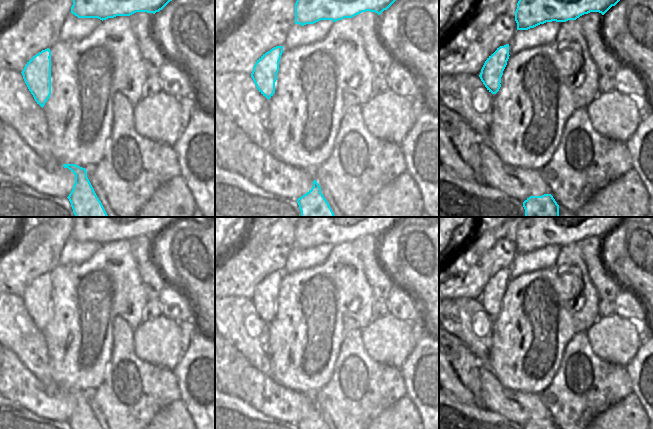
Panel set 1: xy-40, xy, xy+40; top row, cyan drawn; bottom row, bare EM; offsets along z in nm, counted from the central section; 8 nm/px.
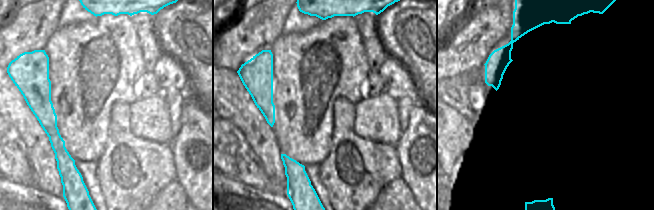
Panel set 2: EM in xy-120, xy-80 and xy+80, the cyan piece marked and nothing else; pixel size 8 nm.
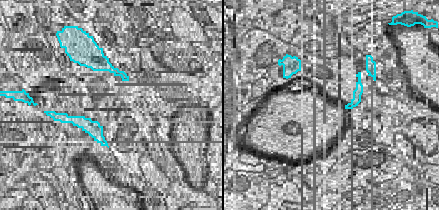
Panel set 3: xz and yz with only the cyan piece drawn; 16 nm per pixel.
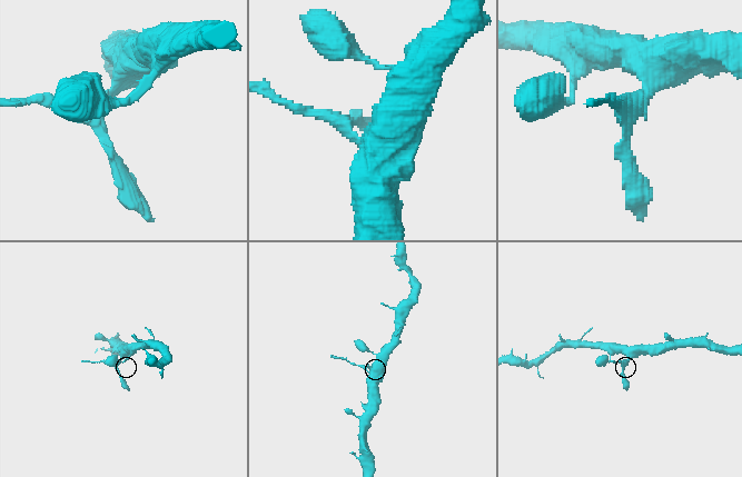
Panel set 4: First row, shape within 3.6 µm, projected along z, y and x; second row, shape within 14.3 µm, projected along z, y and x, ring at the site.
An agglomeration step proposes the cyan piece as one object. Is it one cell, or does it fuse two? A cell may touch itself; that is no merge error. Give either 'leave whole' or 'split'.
split

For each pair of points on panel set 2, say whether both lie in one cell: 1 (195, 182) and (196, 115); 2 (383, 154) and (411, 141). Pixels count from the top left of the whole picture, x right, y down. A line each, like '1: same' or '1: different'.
1: same
2: different

